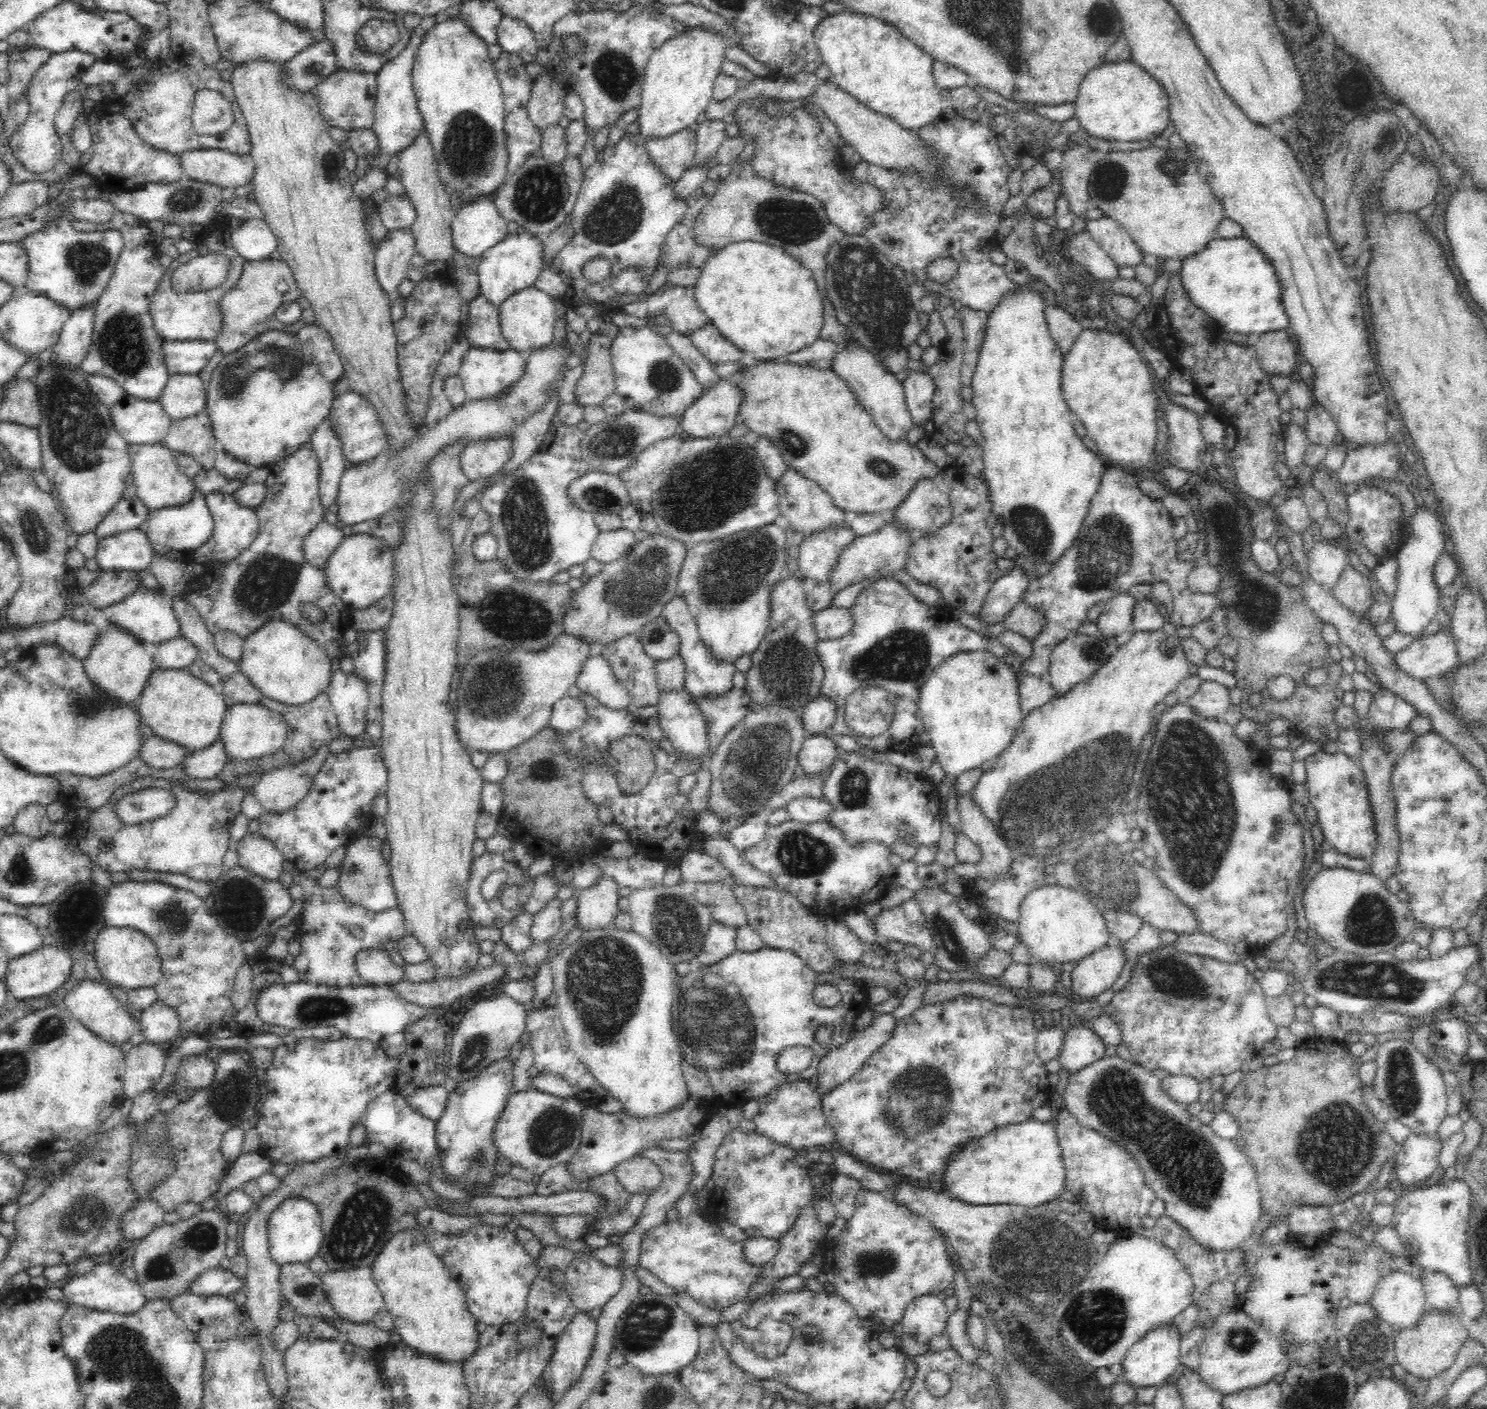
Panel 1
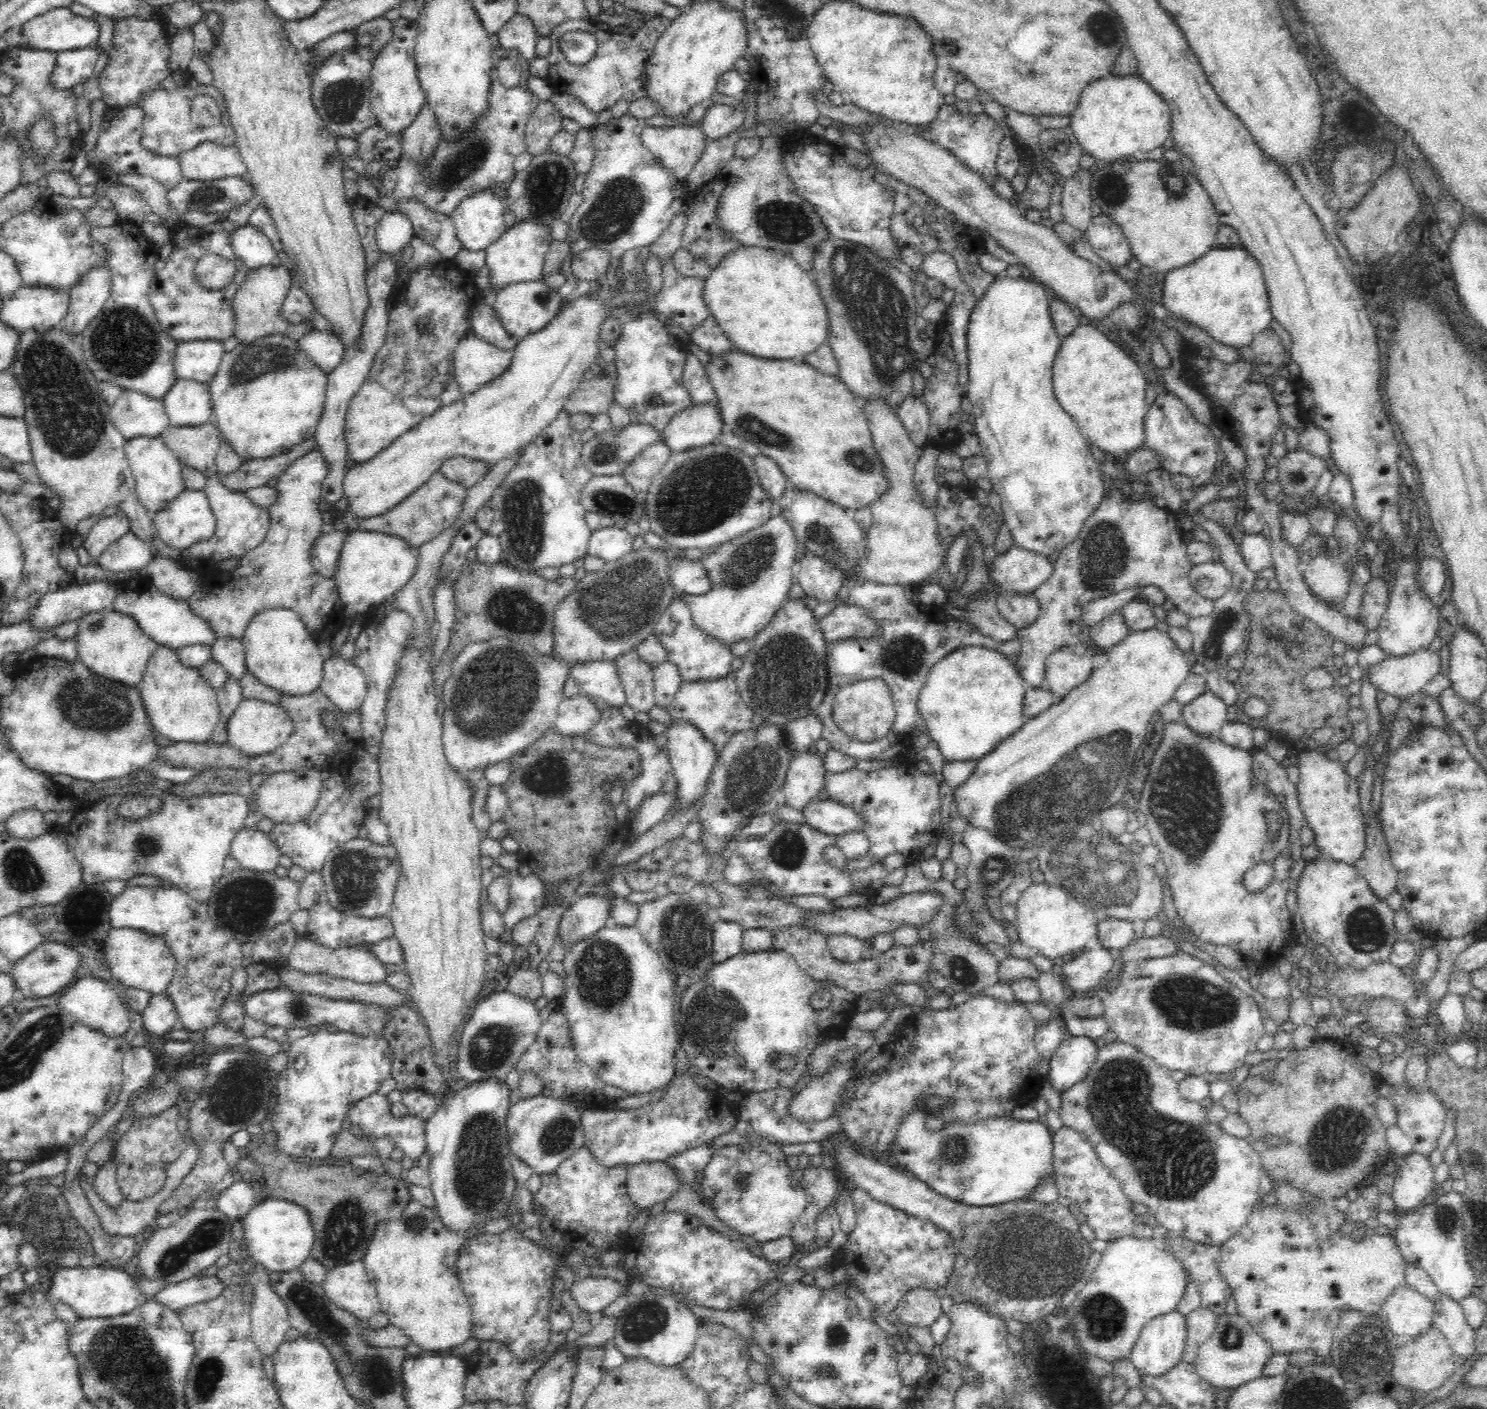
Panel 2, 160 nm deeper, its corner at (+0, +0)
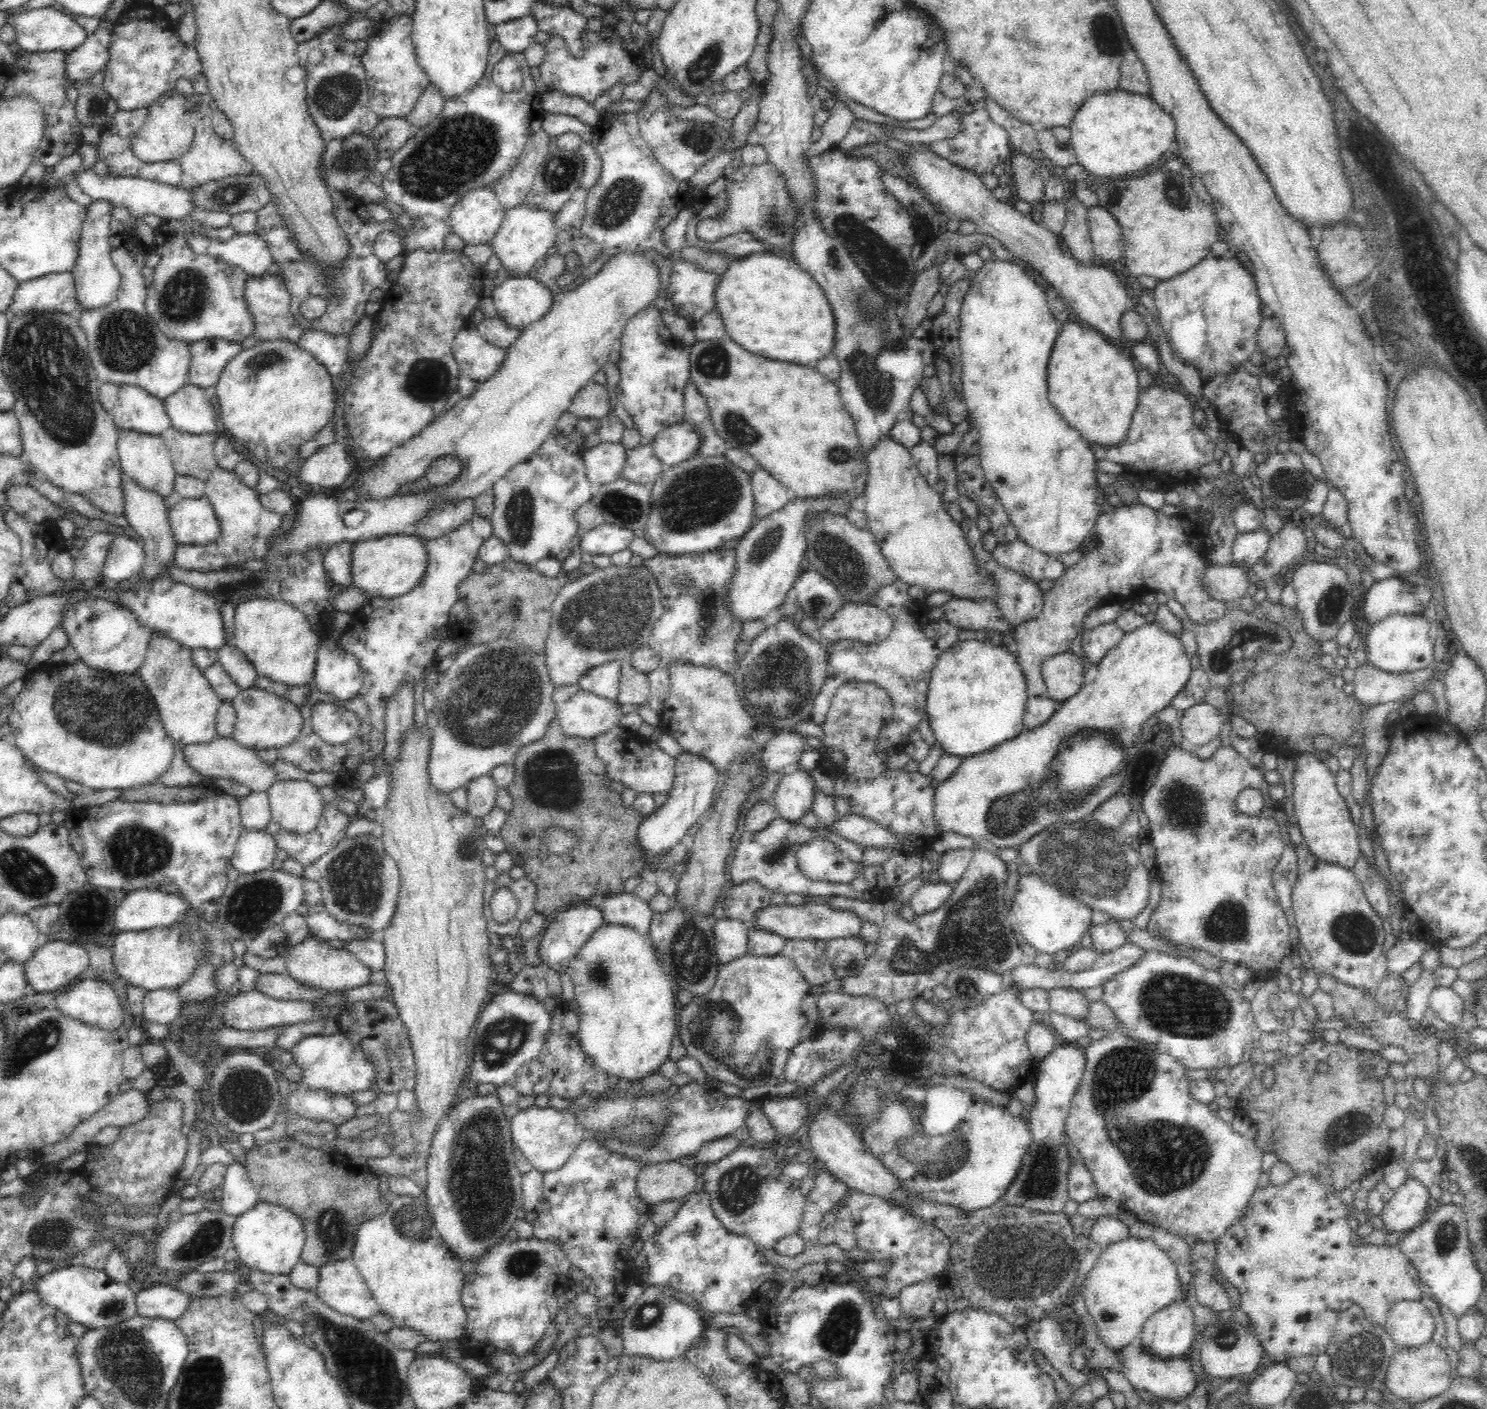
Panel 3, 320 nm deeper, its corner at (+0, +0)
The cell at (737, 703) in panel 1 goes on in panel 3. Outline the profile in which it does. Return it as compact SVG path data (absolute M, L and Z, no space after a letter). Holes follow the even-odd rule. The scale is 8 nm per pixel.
M672 664L672 666L668 666L670 669L670 682L671 682L671 696L669 696L664 701L664 706L662 707L661 712L661 725L660 728L662 732L666 732L670 734L675 740L679 742L682 746L682 750L690 751L693 753L700 753L700 755L704 755L706 759L710 759L712 764L715 764L716 769L718 772L722 772L724 774L725 768L727 764L735 757L736 755L740 755L740 752L754 752L764 748L765 744L771 739L774 738L776 733L776 729L774 727L768 726L764 723L756 723L756 720L748 714L746 708L740 701L739 693L736 690L735 678L733 675L722 672L716 668L708 668L708 667L692 667L689 664Z

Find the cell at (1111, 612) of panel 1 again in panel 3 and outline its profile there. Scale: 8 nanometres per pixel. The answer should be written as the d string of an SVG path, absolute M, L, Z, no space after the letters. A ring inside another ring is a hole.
M1116 621L1098 625L1093 629L1084 628L1081 637L1081 654L1096 664L1111 648L1123 638L1125 632Z

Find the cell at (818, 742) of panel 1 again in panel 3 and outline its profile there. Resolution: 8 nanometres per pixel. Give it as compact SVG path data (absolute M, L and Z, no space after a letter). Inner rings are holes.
M799 766L793 774L784 774L777 783L772 804L780 818L798 822L812 809L816 782L811 771Z

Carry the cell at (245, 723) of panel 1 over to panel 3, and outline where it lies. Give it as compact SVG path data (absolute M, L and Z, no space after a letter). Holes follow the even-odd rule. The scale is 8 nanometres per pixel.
M252 686L246 690L240 689L233 698L233 703L236 720L231 737L246 748L255 751L278 749L296 740L300 729L303 727L303 716L300 714L298 706L261 688Z

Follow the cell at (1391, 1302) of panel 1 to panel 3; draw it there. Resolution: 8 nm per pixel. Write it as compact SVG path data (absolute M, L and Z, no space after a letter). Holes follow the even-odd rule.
M1400 1300L1392 1304L1384 1322L1386 1332L1399 1348L1421 1346L1436 1339L1436 1324L1432 1312L1416 1300Z

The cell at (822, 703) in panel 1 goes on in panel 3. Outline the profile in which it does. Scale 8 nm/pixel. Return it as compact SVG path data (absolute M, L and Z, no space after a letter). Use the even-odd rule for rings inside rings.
M777 730L762 748L764 765L774 772L780 771L787 764L796 764L806 750L808 736L796 730Z

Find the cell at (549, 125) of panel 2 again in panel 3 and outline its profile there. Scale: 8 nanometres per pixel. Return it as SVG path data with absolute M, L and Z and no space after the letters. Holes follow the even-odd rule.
M535 124L511 170L491 186L506 211L524 202L541 162L550 154L550 142L552 135Z

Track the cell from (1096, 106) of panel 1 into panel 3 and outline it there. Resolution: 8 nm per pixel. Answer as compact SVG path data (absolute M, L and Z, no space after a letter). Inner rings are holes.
M1118 87L1092 93L1084 99L1074 120L1069 125L1071 137L1069 139L1076 153L1077 163L1085 170L1101 177L1122 177L1137 174L1158 164L1159 159L1167 150L1173 151L1175 140L1175 123L1172 115L1164 111L1150 94L1142 94Z

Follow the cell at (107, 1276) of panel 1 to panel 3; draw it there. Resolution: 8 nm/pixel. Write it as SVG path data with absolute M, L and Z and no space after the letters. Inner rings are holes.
M81 1263L53 1270L39 1278L37 1292L44 1303L57 1308L70 1321L85 1328L104 1328L120 1324L138 1313L137 1300L129 1281L116 1281L105 1270L95 1270Z

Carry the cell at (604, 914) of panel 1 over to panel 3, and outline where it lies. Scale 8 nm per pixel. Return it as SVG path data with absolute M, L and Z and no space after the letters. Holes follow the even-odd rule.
M587 901L578 903L573 907L556 913L556 917L547 928L544 929L543 939L540 942L538 956L542 959L543 965L550 965L562 974L565 972L573 956L580 951L580 948L592 937L592 934L604 923L602 909L592 906Z

